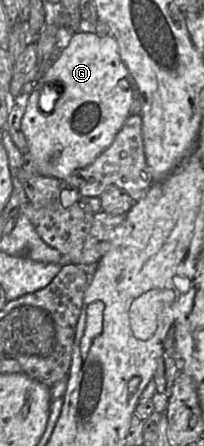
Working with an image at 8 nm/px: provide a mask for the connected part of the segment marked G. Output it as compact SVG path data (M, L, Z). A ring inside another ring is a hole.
M83 31L75 32L72 35L67 47L62 50L57 61L55 61L49 67L49 69L44 73L42 78L36 83L28 98L27 106L25 108L25 112L22 118L21 130L27 140L28 152L30 152L34 161L37 164L39 174L43 176L53 176L59 180L65 180L76 169L84 168L91 164L104 150L106 150L111 145L116 134L122 128L126 119L130 116L130 107L133 100L134 88L135 80L129 73L128 69L126 68L120 57L119 46L117 40L113 36L100 36L97 33L88 33ZM46 85L58 85L59 89L61 89L61 95L56 101L53 110L50 113L43 112L39 107L39 96L42 88Z

